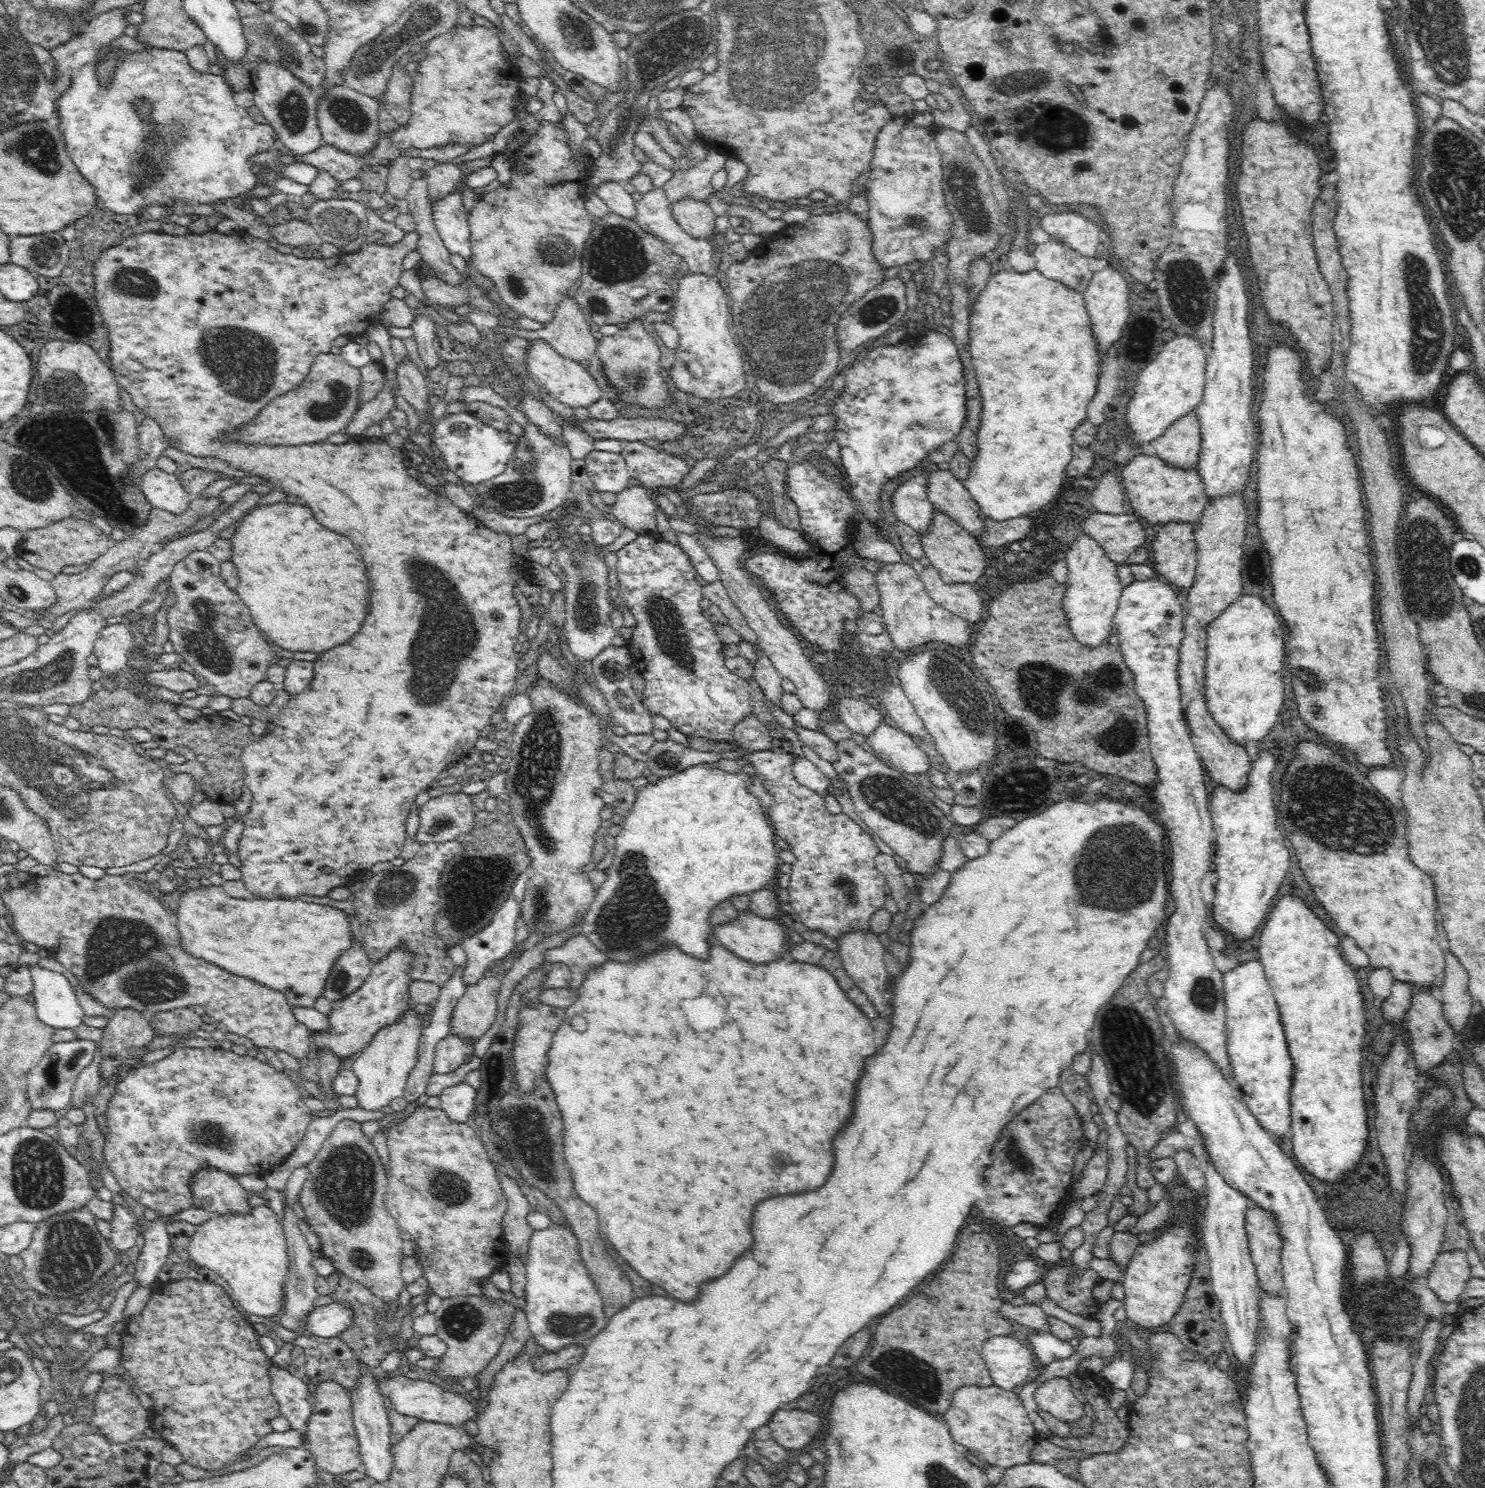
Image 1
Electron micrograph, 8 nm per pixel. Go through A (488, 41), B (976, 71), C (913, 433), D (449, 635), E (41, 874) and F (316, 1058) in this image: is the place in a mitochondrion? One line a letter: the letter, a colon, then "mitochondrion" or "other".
A: other
B: other
C: mitochondrion
D: mitochondrion
E: other
F: other

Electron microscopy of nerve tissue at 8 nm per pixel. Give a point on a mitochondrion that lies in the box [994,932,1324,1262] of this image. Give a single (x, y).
(1123, 1031)

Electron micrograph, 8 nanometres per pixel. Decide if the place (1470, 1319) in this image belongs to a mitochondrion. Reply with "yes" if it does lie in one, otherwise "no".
no

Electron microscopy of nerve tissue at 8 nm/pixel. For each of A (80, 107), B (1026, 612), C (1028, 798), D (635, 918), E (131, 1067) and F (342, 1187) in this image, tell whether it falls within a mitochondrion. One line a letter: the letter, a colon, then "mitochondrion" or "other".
A: other
B: other
C: other
D: mitochondrion
E: other
F: mitochondrion

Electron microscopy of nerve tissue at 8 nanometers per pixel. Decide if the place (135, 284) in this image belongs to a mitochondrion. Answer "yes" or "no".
yes

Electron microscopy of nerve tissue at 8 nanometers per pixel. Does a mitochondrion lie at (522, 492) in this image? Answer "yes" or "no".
yes

